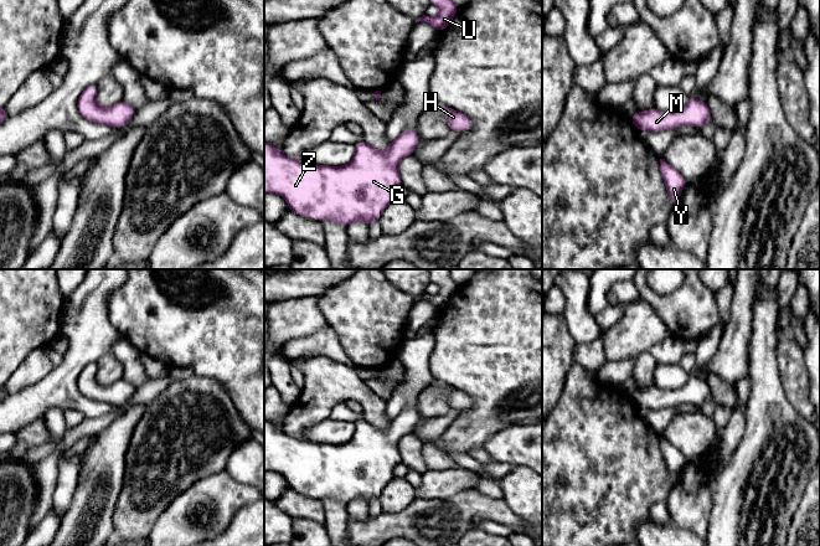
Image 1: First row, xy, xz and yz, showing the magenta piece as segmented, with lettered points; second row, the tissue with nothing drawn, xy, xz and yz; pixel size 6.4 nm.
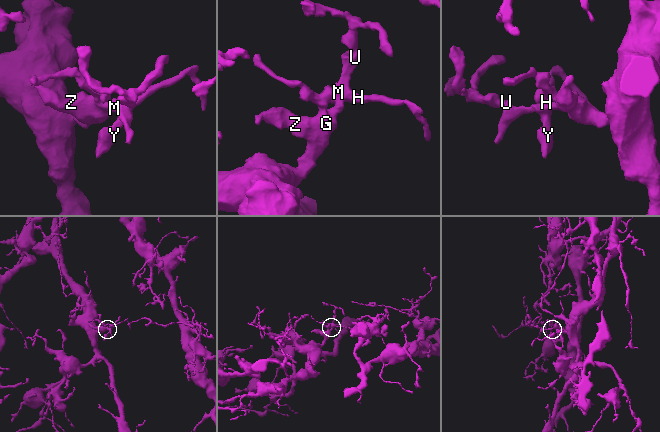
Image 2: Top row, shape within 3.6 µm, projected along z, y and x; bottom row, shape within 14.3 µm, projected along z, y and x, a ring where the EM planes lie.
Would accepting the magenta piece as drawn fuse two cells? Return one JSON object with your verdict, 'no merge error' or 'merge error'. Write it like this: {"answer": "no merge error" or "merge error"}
{"answer": "no merge error"}

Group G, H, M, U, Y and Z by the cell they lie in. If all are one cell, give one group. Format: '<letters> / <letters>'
G H M U Y Z

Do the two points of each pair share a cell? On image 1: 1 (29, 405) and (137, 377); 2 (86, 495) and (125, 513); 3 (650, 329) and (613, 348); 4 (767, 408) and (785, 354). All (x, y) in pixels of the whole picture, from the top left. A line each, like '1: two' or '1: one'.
1: two
2: two
3: one
4: two

